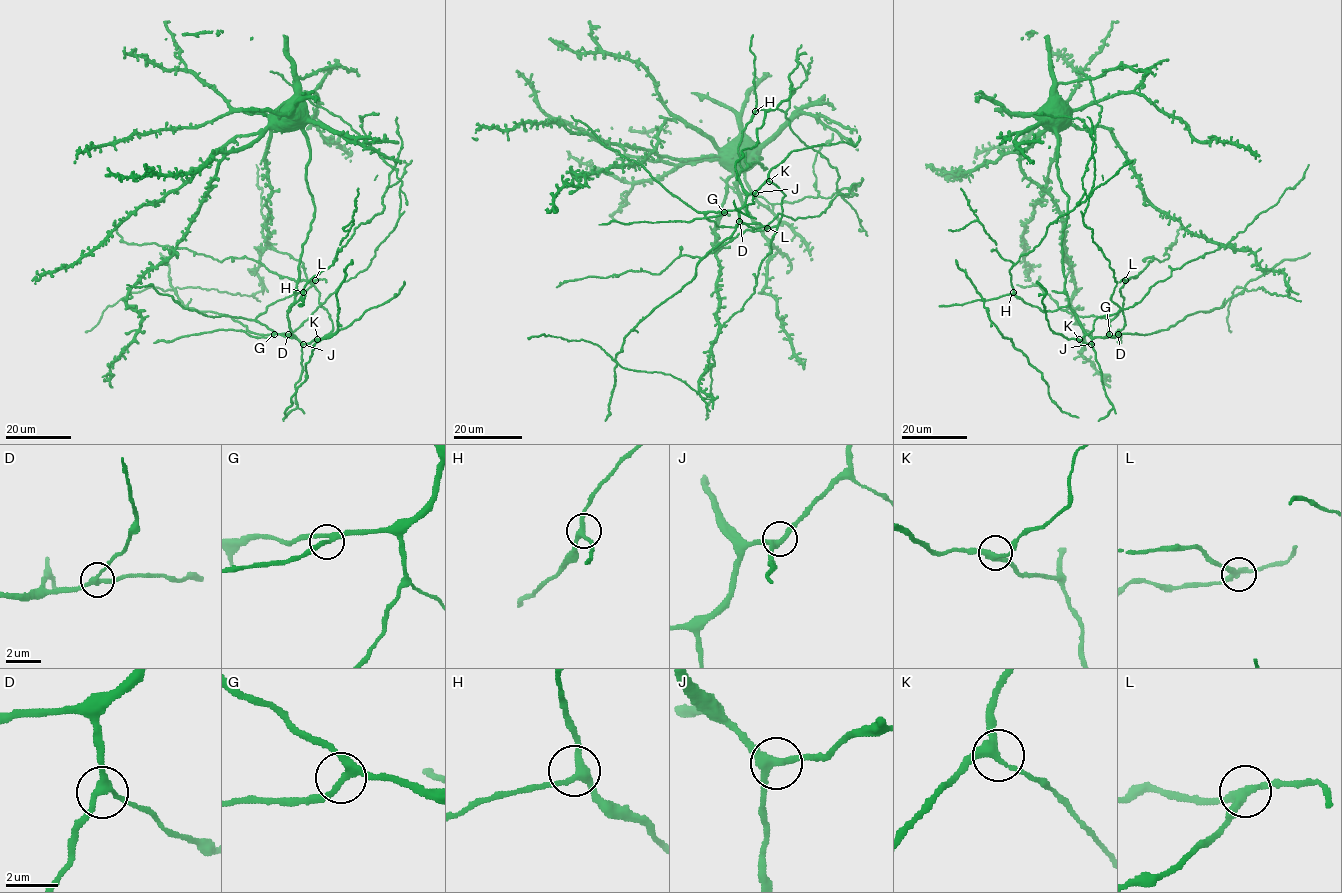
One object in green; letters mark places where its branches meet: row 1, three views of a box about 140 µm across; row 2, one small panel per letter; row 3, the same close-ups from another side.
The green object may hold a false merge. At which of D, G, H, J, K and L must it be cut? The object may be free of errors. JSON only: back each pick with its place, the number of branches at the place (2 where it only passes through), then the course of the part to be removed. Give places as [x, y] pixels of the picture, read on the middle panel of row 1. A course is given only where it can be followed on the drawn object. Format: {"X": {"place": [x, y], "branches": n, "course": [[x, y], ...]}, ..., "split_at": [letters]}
{"L": {"place": [767, 228], "branches": 3, "course": [[767, 228], [745, 230], [702, 257], [680, 255], [659, 274], [627, 270], [605, 278], [571, 280], [556, 287]]}, "split_at": ["L"]}

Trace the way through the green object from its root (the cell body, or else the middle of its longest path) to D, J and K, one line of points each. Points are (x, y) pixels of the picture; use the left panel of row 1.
D: (289, 111), (302, 107), (309, 148), (306, 180), (315, 217), (288, 313), (295, 337), (288, 334)
J: (289, 111), (302, 107), (309, 148), (306, 180), (315, 208), (288, 313), (288, 327), (303, 344)
K: (289, 111), (302, 107), (309, 148), (306, 180), (315, 217), (302, 245), (288, 327), (302, 343), (317, 339)

